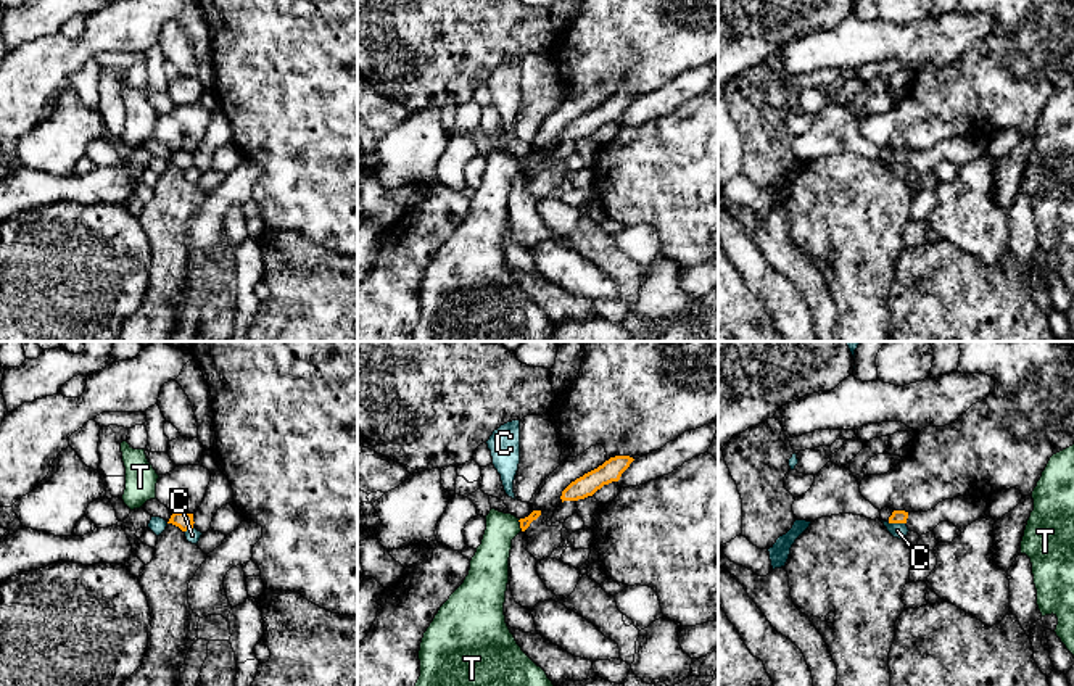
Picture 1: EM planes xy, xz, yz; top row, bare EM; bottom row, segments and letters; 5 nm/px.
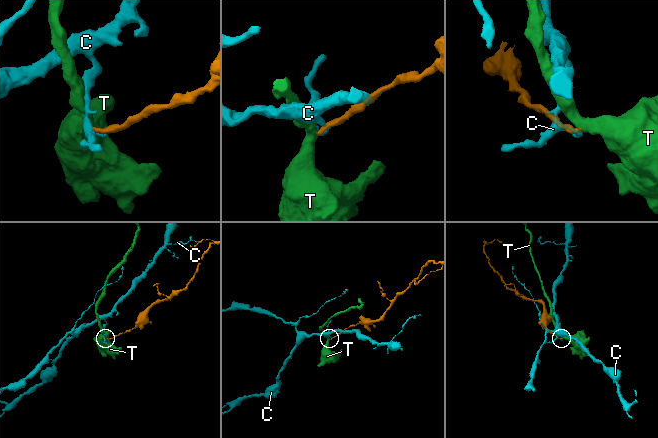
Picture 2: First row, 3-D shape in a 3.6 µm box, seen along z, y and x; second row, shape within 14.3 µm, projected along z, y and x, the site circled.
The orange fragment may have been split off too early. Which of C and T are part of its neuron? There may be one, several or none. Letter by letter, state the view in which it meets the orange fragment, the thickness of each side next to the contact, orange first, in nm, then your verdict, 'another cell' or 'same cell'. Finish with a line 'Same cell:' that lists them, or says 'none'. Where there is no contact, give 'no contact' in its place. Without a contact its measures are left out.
C: meets orange in yz; 60 nm thick on the orange side, 80 nm on the other; another cell
T: meets orange in xz; 50 nm thick on the orange side, 190 nm on the other; another cell
Same cell: none

